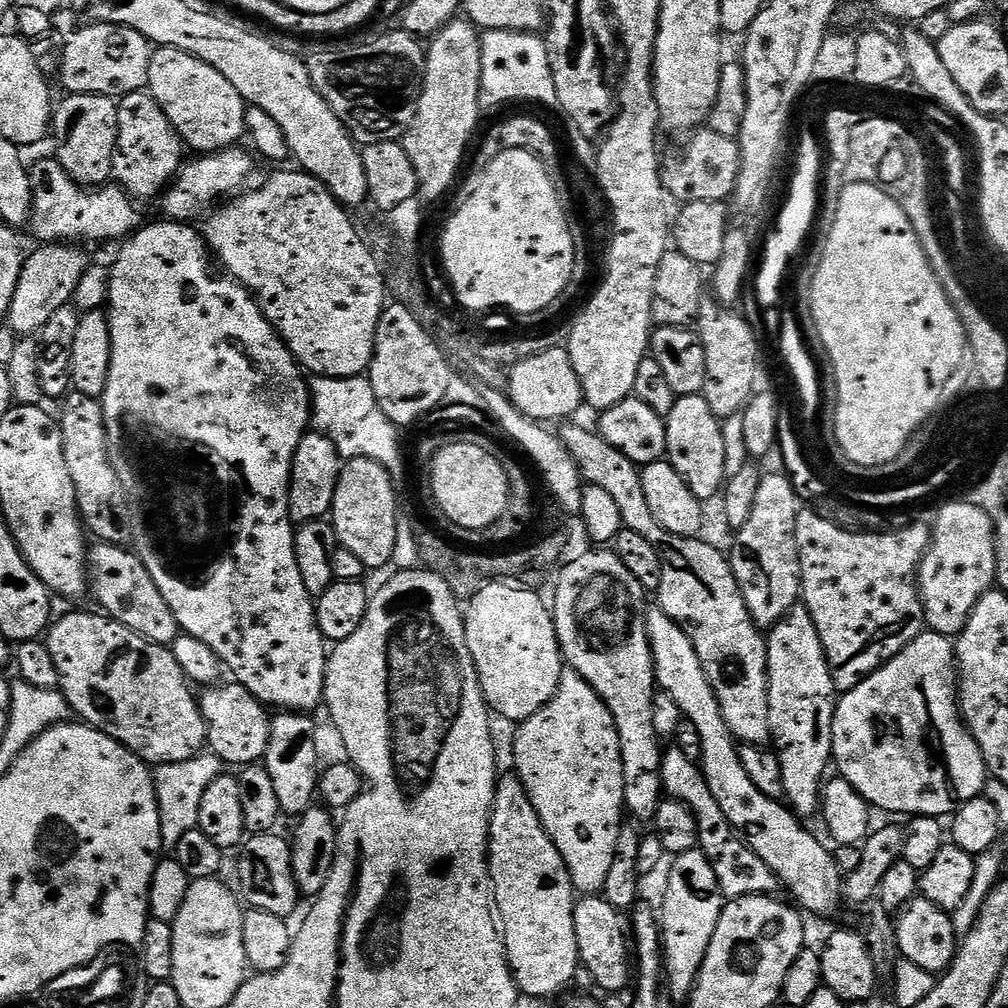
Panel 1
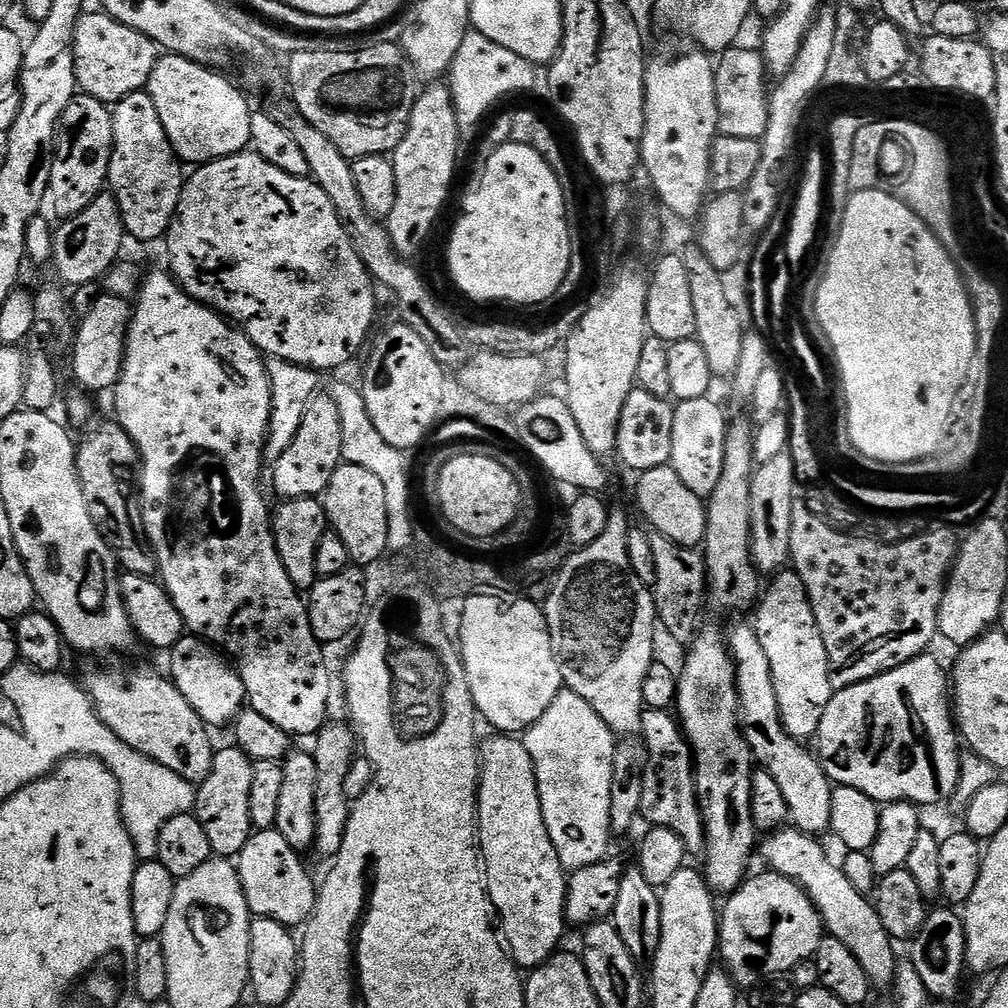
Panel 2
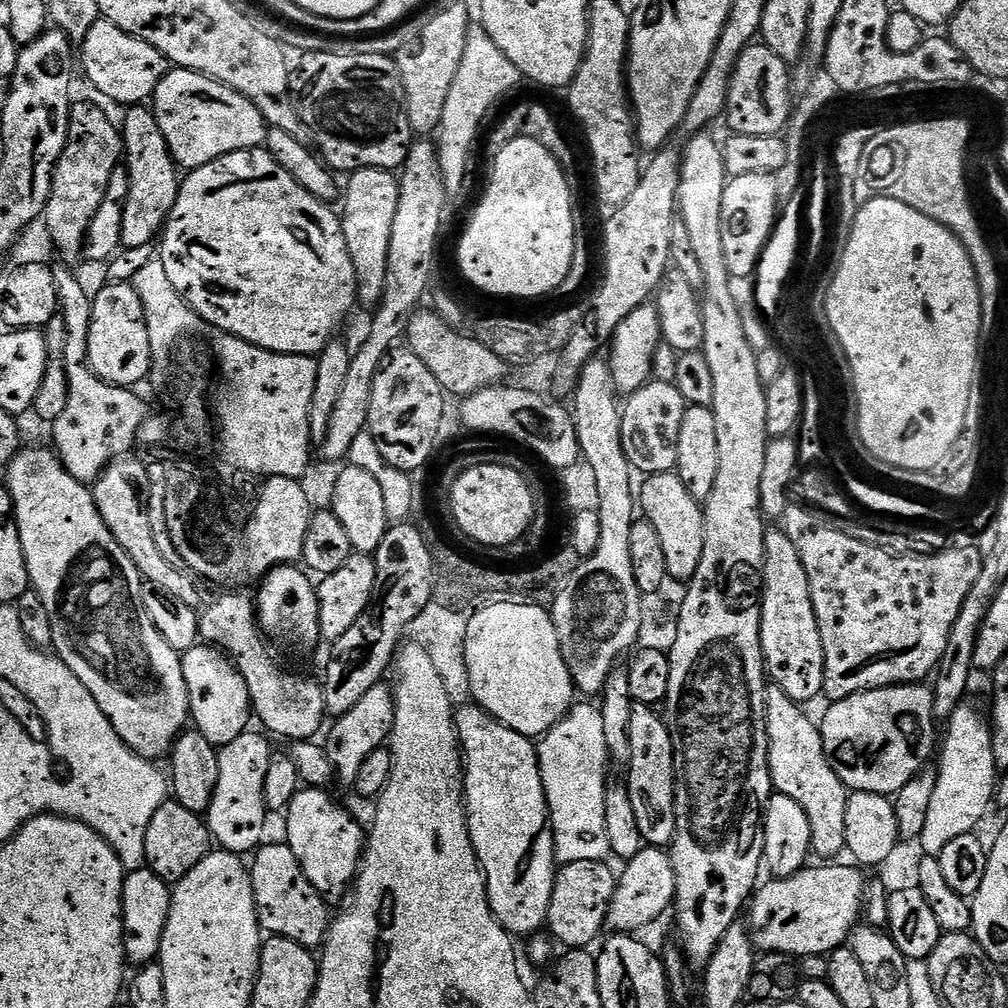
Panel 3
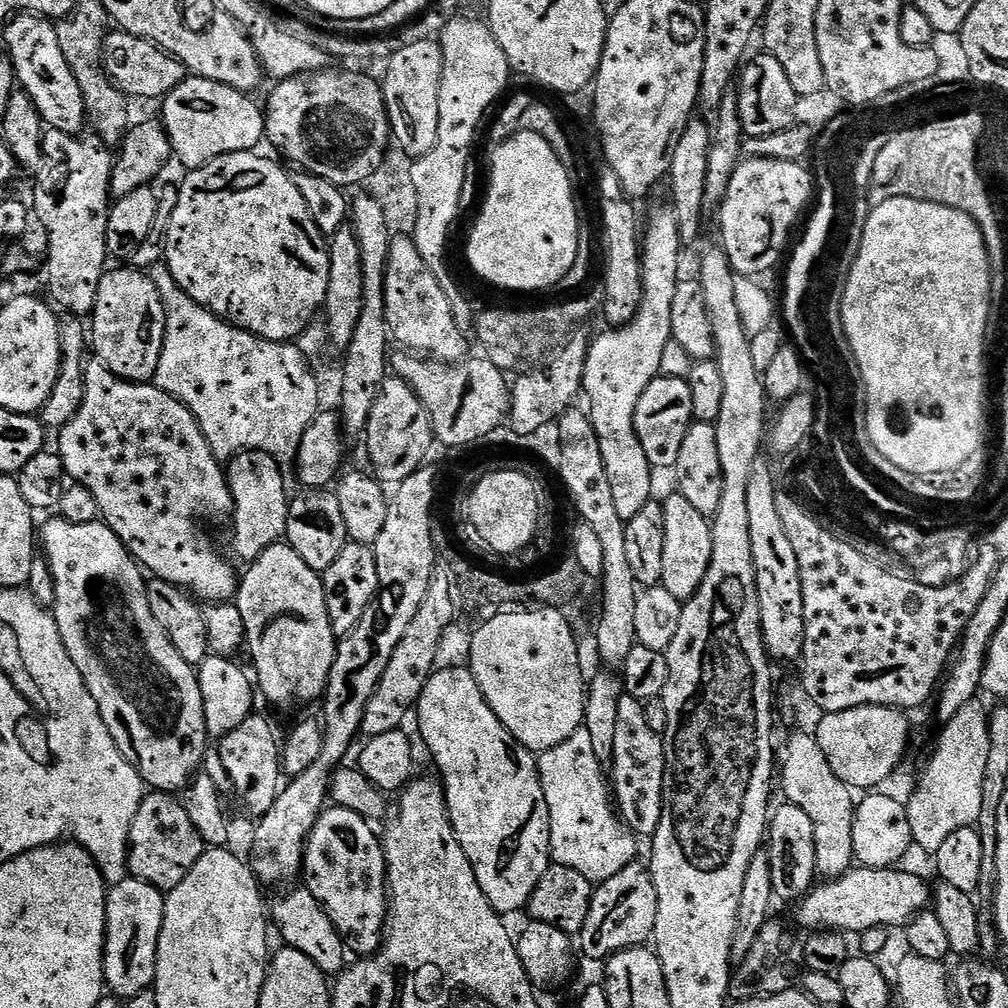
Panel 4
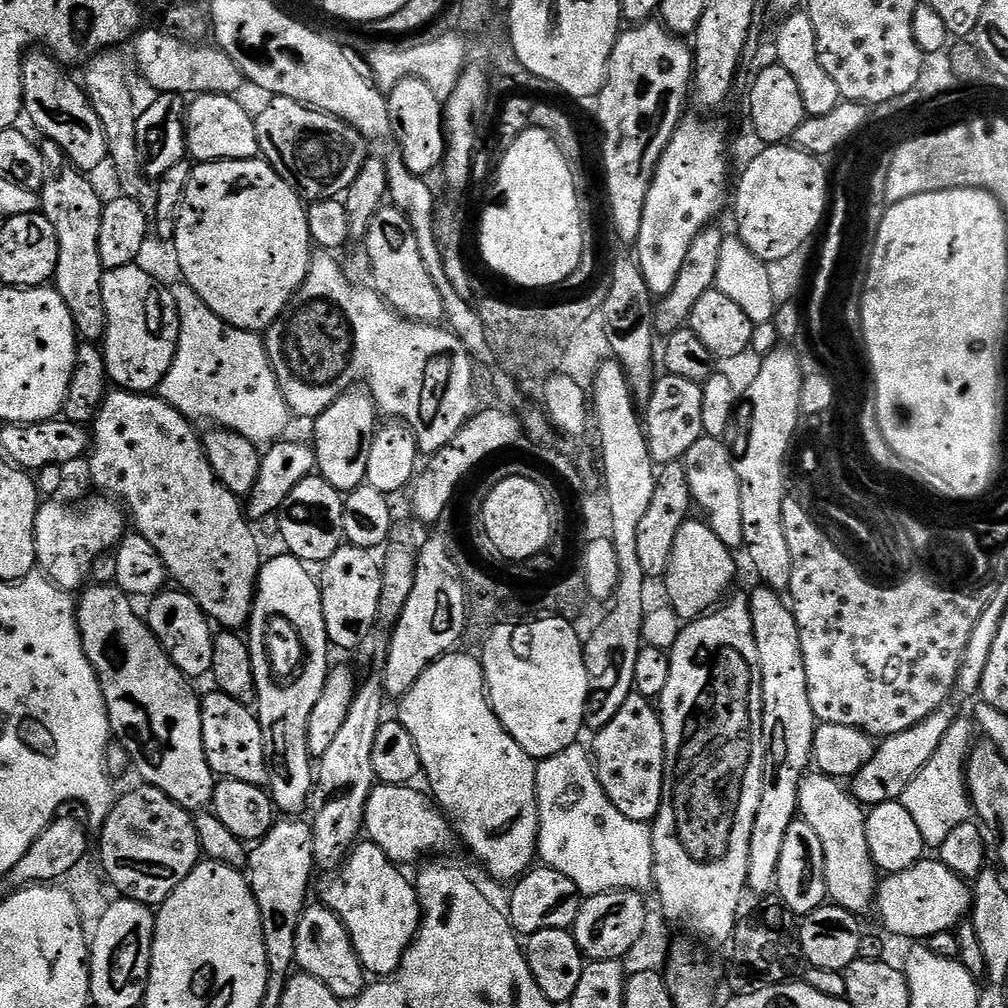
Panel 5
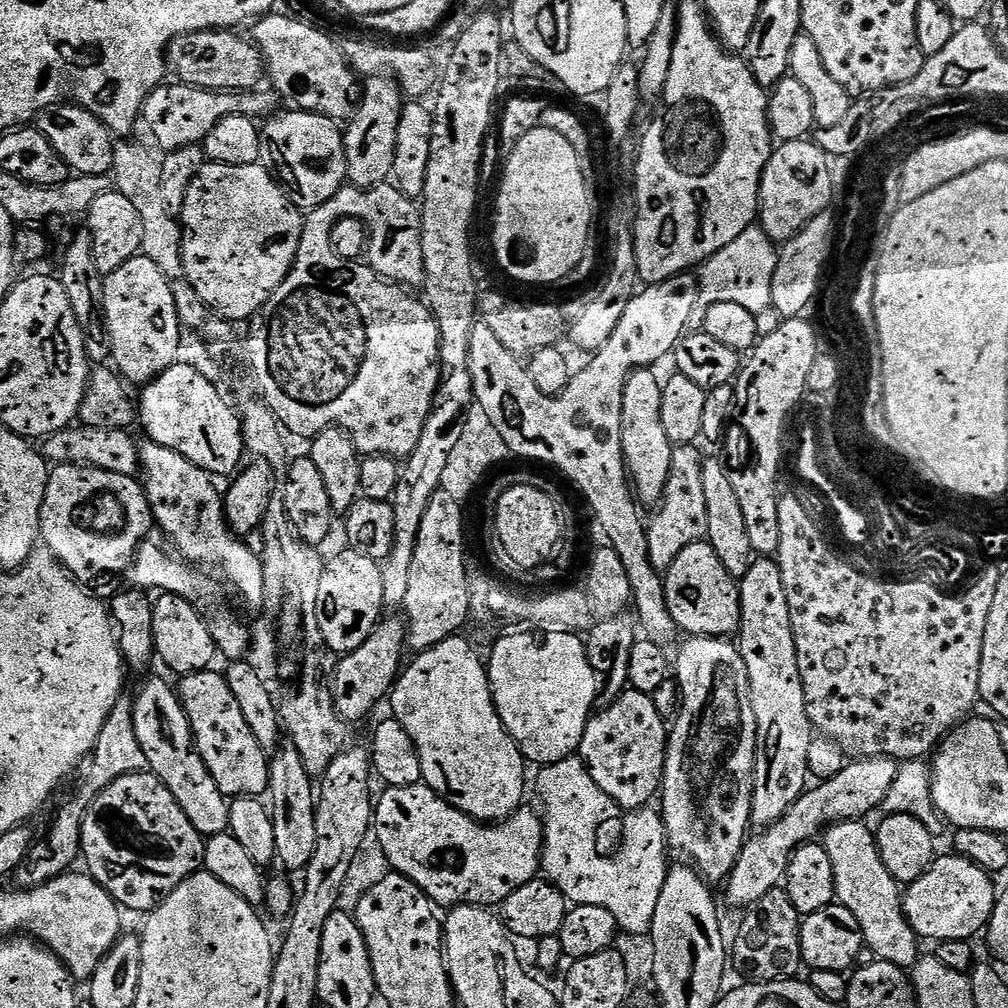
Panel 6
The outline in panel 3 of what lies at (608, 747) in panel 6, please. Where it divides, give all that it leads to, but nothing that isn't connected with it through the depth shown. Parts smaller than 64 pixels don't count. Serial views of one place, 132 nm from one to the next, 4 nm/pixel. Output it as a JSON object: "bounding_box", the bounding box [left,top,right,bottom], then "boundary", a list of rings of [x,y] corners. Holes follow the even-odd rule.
{"bounding_box":[626,703,676,849],"boundary":[[[633,703],[630,714],[630,762],[626,765],[628,780],[626,787],[630,802],[634,806],[634,815],[638,818],[638,830],[642,830],[645,845],[653,848],[667,849],[676,833],[676,763],[672,732],[668,729],[665,717],[660,716],[655,707],[647,704]]]}

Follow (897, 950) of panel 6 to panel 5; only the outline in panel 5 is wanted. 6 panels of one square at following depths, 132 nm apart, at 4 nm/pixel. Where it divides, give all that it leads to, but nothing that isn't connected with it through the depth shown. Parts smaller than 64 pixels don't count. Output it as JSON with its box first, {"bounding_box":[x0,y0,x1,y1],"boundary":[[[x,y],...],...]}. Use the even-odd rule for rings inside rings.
{"bounding_box":[799,770,878,914],"boundary":[[[812,770],[800,781],[799,815],[818,833],[822,841],[828,900],[855,914],[873,911],[878,887],[878,869],[872,861],[870,842],[866,842],[865,805],[861,804],[839,779]]]}

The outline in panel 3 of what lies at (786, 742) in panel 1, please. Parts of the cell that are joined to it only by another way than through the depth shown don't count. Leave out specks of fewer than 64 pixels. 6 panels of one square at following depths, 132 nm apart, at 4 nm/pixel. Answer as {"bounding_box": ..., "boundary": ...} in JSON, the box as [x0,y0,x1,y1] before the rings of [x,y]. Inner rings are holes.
{"bounding_box":[760,530,824,702],"boundary":[[[782,530],[764,533],[764,591],[760,602],[760,645],[764,651],[764,666],[771,683],[781,688],[797,702],[812,700],[824,690],[824,651],[822,634],[818,630],[818,618],[814,614],[814,602],[810,598],[810,582],[806,578],[806,566],[798,554],[798,546]]]}

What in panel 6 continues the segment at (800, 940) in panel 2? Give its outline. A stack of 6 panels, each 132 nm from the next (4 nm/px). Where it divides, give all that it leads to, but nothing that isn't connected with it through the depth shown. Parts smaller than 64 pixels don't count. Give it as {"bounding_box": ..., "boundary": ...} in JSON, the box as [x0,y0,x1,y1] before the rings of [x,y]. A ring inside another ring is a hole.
{"bounding_box":[903,855,998,941],"boundary":[[[937,855],[928,871],[922,873],[913,884],[907,885],[906,891],[903,893],[906,918],[910,922],[910,926],[915,930],[916,935],[925,941],[971,941],[972,936],[978,935],[979,932],[981,935],[987,929],[988,923],[992,921],[992,912],[996,908],[998,888],[992,885],[993,877],[990,873],[984,868],[978,867],[972,860],[967,860],[965,856],[951,855]]]}

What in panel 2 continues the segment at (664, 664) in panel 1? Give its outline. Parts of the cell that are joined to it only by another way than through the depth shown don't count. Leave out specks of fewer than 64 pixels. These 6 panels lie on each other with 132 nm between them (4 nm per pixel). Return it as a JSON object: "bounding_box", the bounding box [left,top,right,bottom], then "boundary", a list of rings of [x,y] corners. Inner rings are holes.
{"bounding_box":[762,826,898,989],"boundary":[[[788,826],[771,833],[765,840],[768,840],[762,844],[764,860],[768,863],[765,865],[780,876],[793,880],[811,896],[824,921],[827,935],[842,942],[842,946],[846,946],[846,950],[862,962],[862,970],[866,970],[866,978],[870,978],[873,989],[888,988],[891,984],[893,987],[898,973],[897,945],[879,917],[877,905],[850,884],[843,867],[828,857],[827,850],[819,844],[821,841],[817,837],[801,832],[795,826]]]}

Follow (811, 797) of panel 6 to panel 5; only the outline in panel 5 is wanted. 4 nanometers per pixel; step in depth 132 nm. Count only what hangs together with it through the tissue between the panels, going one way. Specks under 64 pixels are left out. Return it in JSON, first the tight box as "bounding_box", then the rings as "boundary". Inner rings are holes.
{"bounding_box":[851,704,958,806],"boundary":[[[944,704],[934,714],[930,714],[930,718],[918,722],[918,726],[910,726],[910,730],[902,734],[883,737],[879,741],[874,758],[862,770],[858,770],[856,776],[851,777],[852,795],[865,806],[884,804],[888,800],[899,801],[906,786],[910,786],[910,782],[918,778],[918,770],[922,770],[922,766],[930,762],[934,750],[938,750],[938,742],[942,742],[946,730],[950,730],[950,726],[958,719],[954,704]]]}

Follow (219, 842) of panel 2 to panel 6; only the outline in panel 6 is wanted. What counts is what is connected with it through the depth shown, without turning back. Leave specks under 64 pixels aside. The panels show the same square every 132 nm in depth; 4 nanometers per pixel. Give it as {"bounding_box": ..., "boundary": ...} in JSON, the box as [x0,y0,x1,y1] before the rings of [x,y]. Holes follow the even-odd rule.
{"bounding_box":[178,670,270,798],"boundary":[[[216,670],[192,672],[179,683],[178,695],[192,727],[196,752],[206,770],[210,770],[218,790],[225,798],[263,797],[268,790],[270,756],[258,746],[258,738],[254,738],[250,726],[246,726],[246,718],[242,718],[242,709],[230,691],[227,675],[220,673],[219,676]]]}

